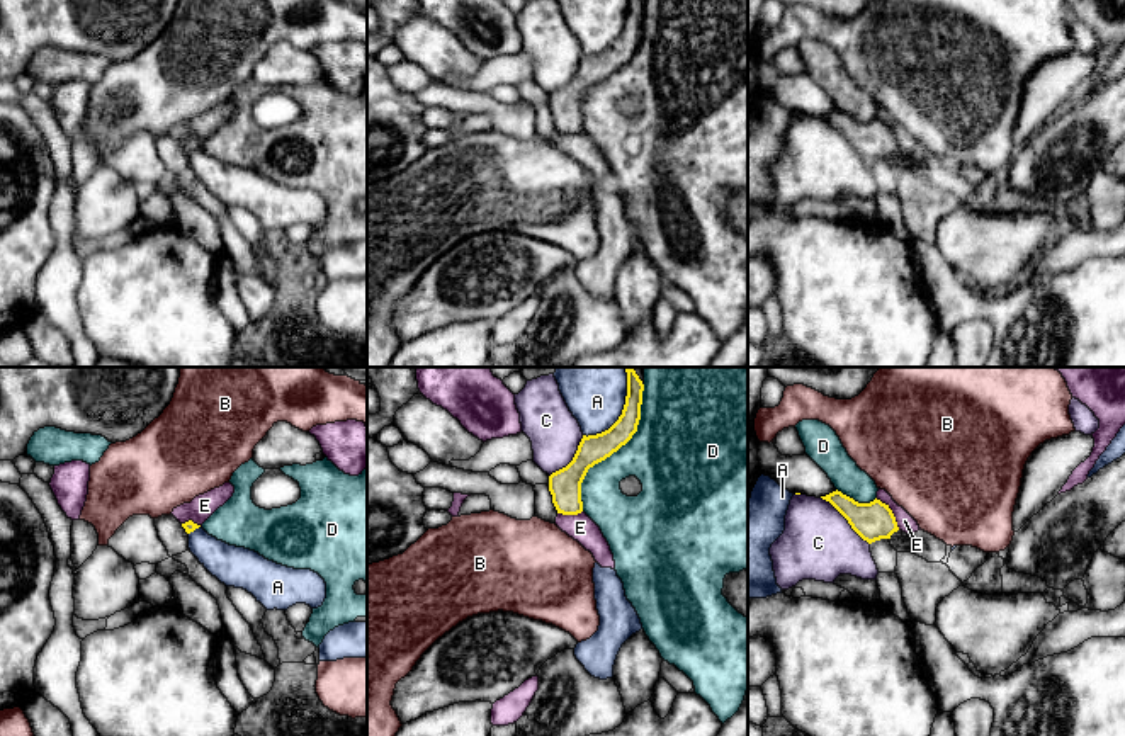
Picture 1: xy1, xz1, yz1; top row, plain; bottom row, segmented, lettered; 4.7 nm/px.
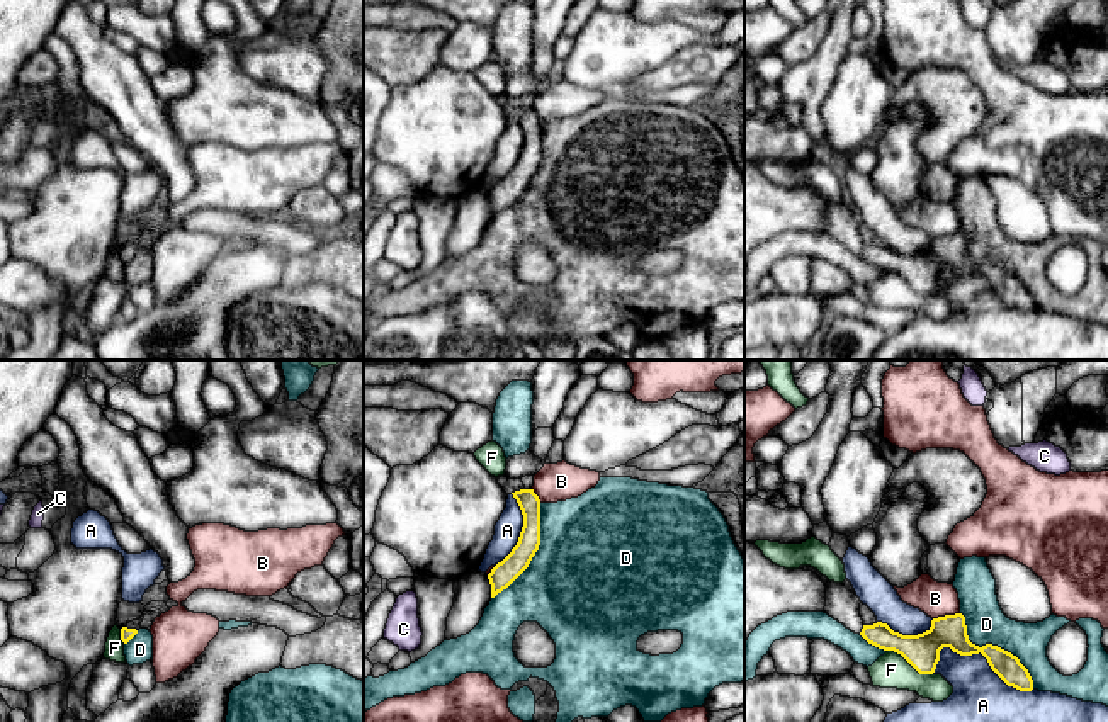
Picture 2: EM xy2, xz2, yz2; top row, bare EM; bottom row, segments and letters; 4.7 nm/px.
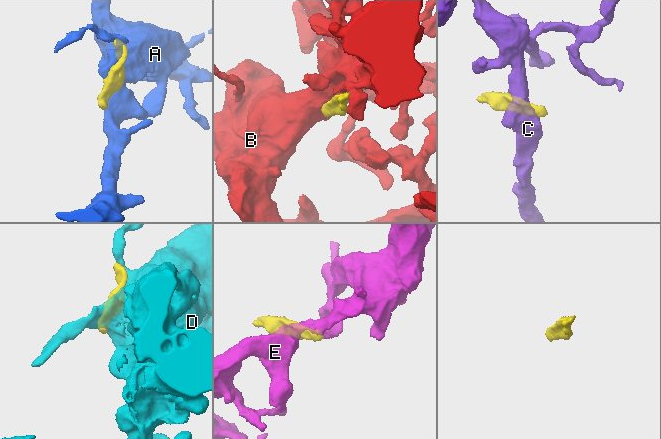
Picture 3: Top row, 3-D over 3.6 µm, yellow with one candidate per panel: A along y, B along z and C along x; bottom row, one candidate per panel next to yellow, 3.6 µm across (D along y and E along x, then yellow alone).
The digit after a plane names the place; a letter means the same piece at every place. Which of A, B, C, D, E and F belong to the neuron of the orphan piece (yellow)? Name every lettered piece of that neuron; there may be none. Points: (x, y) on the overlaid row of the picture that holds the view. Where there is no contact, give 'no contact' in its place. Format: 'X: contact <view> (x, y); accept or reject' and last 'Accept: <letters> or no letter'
A: contact yz2 (977, 653); reject
B: contact yz2 (945, 615); reject
C: contact yz1 (847, 519); reject
D: contact xz1 (616, 451); reject
E: contact yz1 (891, 512); reject
F: contact yz2 (910, 663); reject
Accept: no letter

